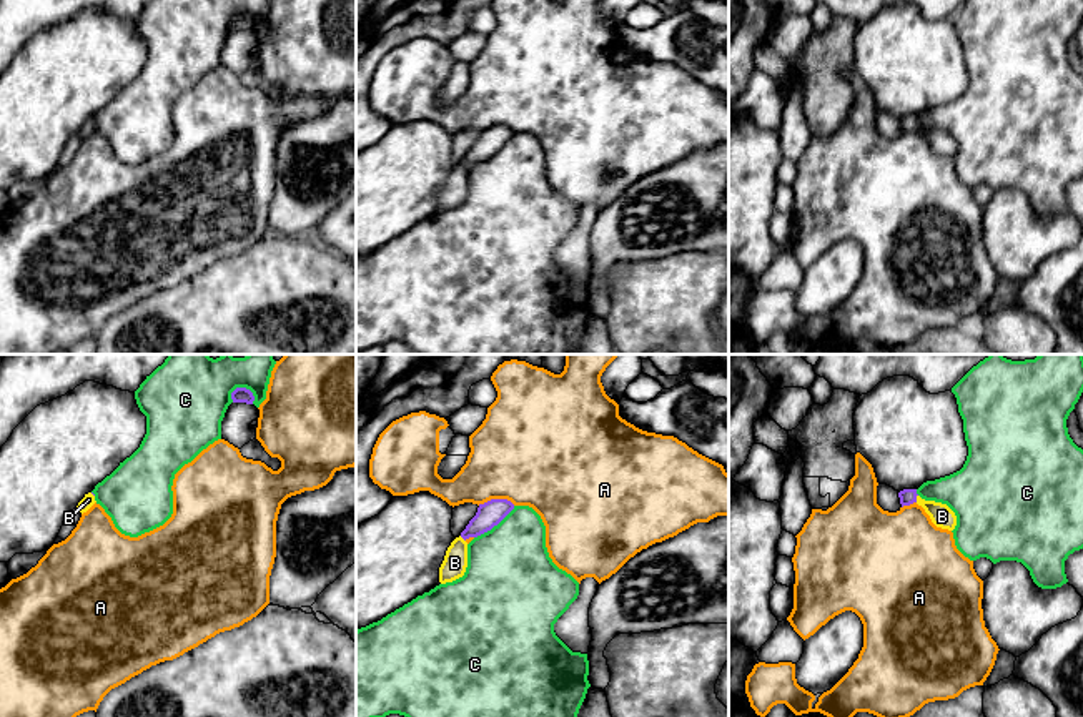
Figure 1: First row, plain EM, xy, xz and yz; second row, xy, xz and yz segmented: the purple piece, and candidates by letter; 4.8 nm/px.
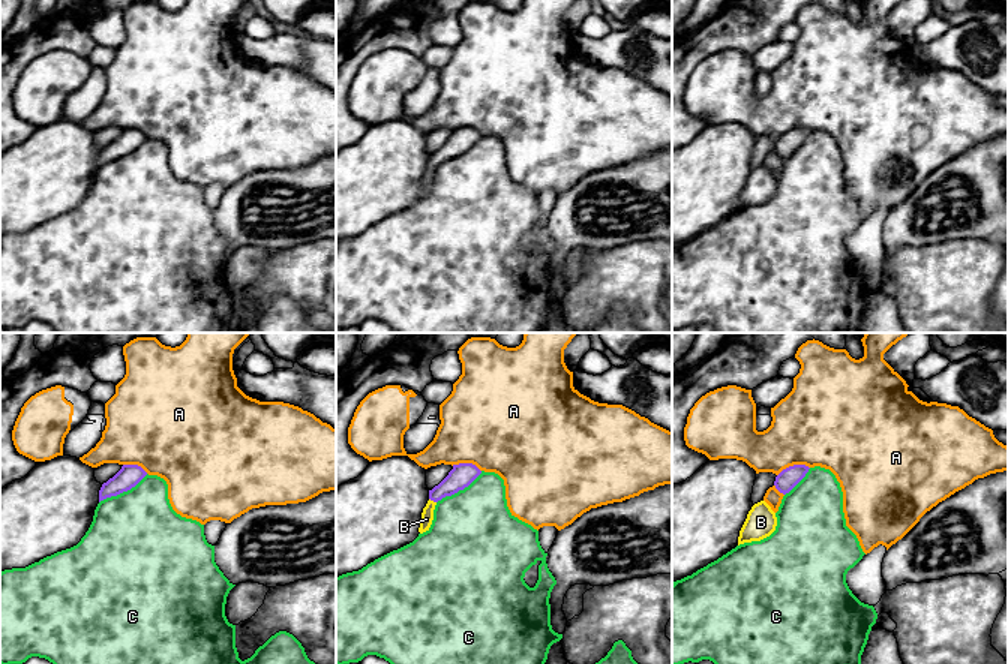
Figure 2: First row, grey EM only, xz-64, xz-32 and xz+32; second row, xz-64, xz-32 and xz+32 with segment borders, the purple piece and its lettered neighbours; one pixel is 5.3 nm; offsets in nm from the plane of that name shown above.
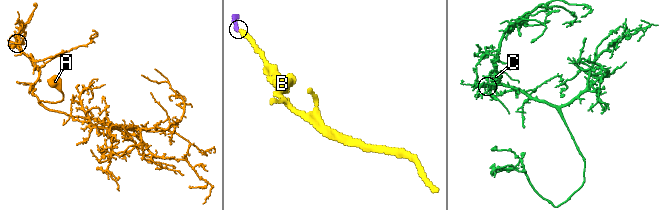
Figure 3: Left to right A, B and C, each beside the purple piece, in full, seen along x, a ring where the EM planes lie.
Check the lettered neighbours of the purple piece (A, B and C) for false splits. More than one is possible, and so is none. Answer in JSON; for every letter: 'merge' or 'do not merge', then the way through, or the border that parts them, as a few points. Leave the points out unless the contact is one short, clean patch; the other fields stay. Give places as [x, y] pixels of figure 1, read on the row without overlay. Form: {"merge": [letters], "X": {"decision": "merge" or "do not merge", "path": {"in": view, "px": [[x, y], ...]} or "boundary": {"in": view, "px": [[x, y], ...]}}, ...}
{"merge": ["B"], "A": {"decision": "do not merge"}, "B": {"decision": "merge", "path": {"in": "yz", "px": [[907, 123], [915, 125], [942, 143]]}}, "C": {"decision": "do not merge"}}

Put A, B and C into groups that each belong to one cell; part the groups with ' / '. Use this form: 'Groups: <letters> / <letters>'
Groups: A / B / C

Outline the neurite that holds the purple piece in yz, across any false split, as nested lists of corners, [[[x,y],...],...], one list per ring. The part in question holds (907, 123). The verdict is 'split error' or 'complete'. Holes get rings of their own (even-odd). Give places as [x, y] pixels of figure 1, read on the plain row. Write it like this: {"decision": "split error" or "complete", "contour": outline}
{"decision": "split error", "contour": [[[903,116],[898,120],[898,125],[902,135],[910,133],[913,130],[922,133],[937,155],[948,156],[948,158],[955,156],[957,143],[947,131],[925,128],[917,121],[917,116]]]}

